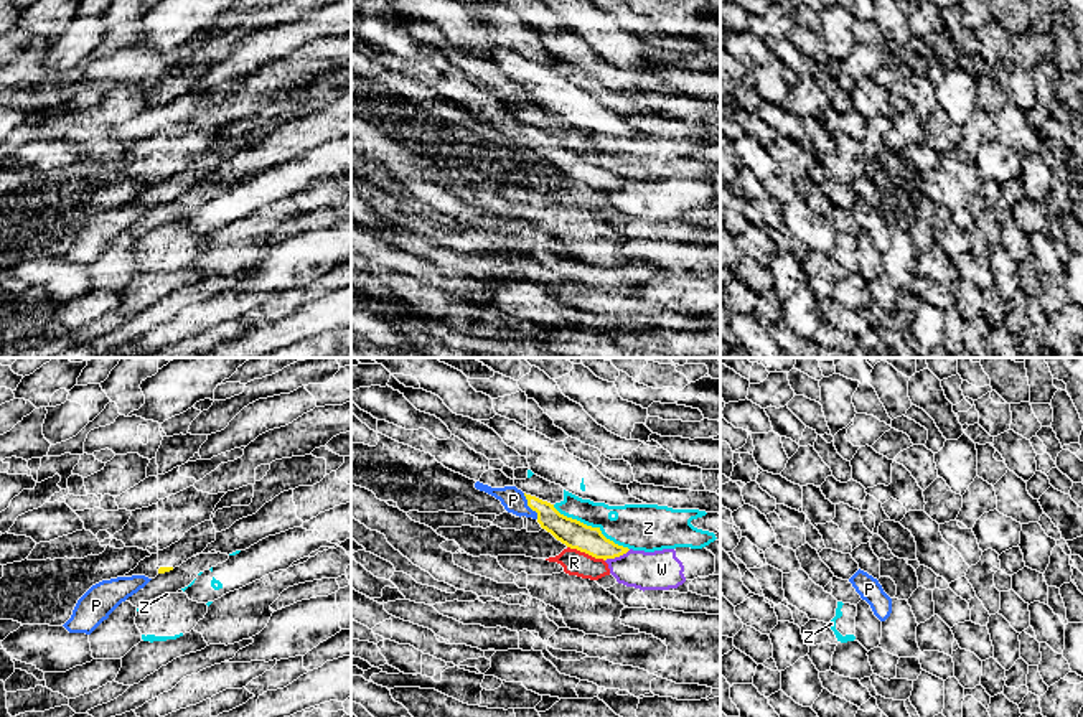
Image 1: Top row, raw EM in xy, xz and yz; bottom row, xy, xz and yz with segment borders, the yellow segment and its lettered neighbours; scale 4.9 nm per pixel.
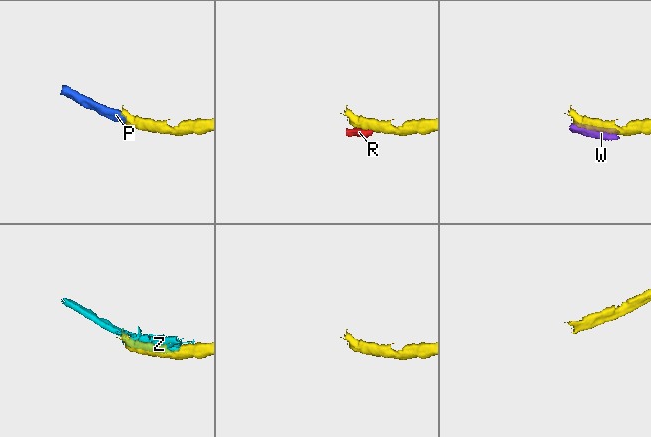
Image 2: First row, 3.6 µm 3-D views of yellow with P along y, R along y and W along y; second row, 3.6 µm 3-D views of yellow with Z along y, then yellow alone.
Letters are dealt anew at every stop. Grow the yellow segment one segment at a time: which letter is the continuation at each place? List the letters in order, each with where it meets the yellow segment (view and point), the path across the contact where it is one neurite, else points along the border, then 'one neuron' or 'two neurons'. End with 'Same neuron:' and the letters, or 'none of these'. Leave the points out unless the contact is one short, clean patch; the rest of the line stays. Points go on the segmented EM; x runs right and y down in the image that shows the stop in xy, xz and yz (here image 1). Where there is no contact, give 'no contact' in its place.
P: meets yellow in xz at (529, 506); runs through xz (572, 533), (529, 506), (513, 500); one neuron
R: meets yellow in xz at (586, 552); border along xz (567, 546), (604, 561); two neurons
W: meets yellow in xz at (617, 556); two neurons
Z: meets yellow in xz at (590, 526); two neurons
Same neuron: P

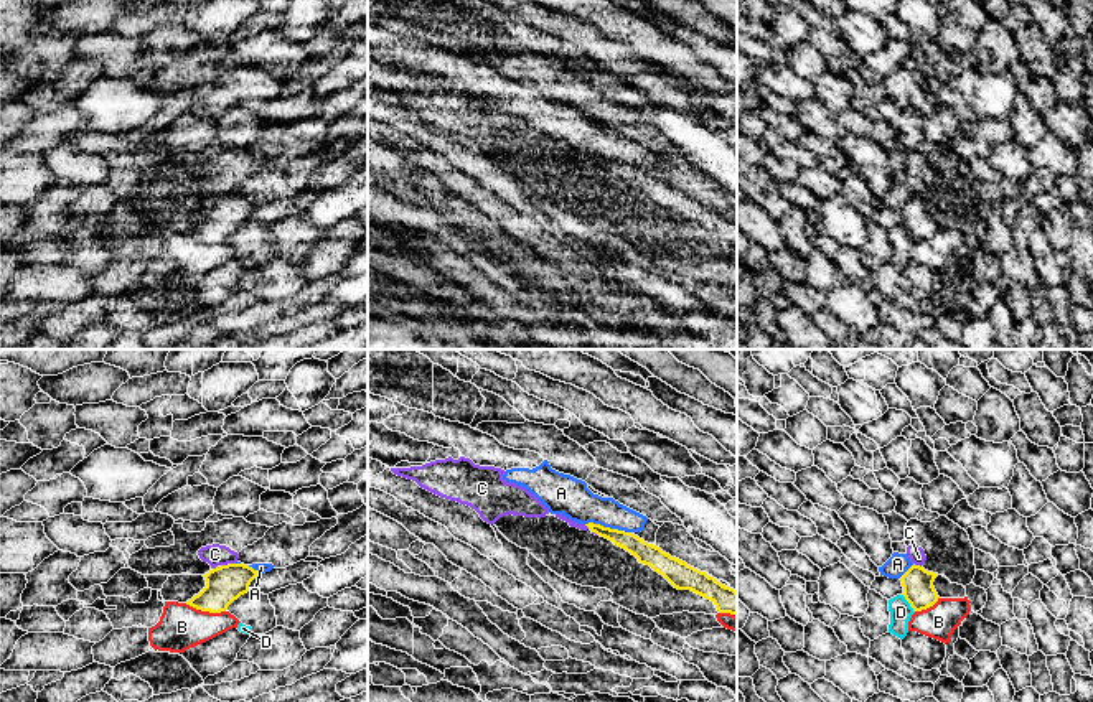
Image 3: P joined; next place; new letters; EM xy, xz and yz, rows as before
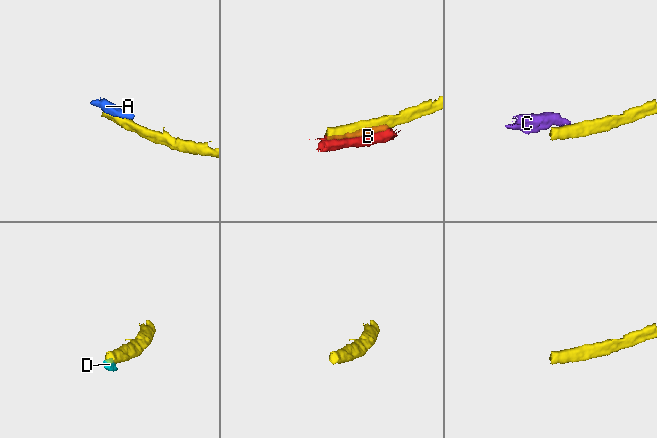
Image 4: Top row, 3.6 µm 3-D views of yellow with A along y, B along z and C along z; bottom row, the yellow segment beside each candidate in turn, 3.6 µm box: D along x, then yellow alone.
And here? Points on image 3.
A: meets yellow in xz at (607, 528); border along xz (584, 524), (595, 523), (630, 533); two neurons
B: meets yellow in xy at (205, 610); two neurons
C: meets yellow in xy at (228, 564); border along xy (234, 562), (221, 566); two neurons
D: meets yellow in yz at (909, 602); border along yz (902, 594), (914, 612); two neurons
Same neuron: none of these

